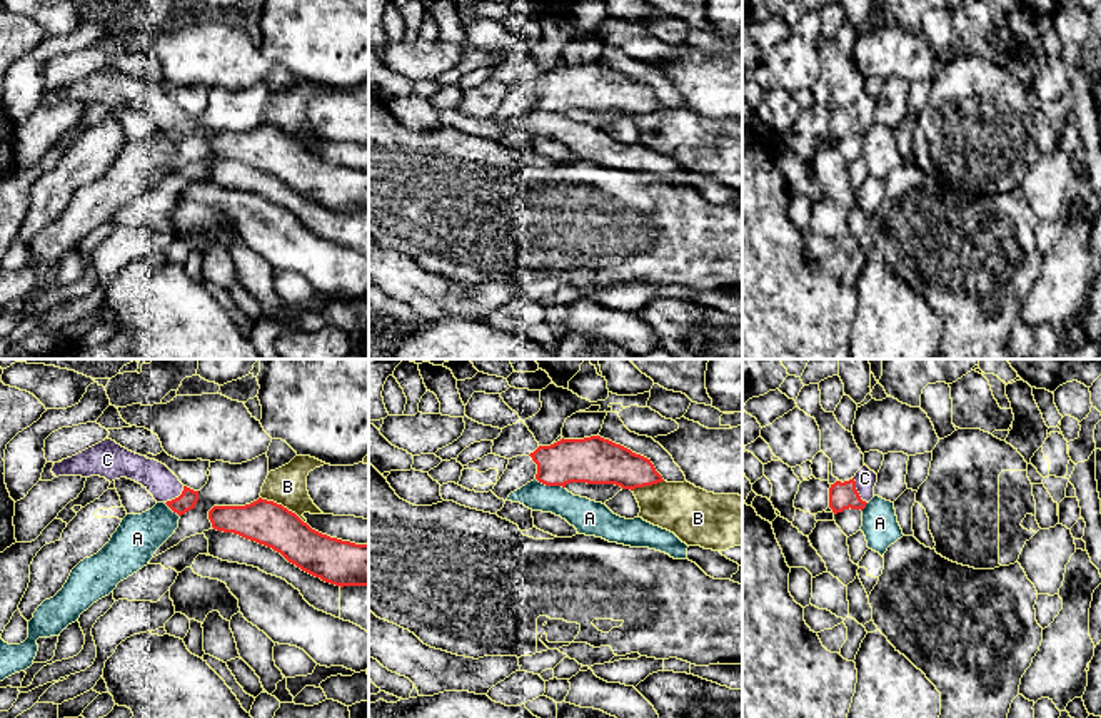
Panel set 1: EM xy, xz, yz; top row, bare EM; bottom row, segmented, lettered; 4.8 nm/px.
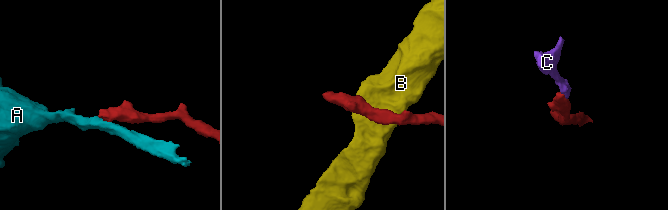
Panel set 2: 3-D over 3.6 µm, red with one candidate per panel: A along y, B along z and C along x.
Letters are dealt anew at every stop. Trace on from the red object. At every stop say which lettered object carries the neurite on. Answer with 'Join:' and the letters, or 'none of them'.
Join: C

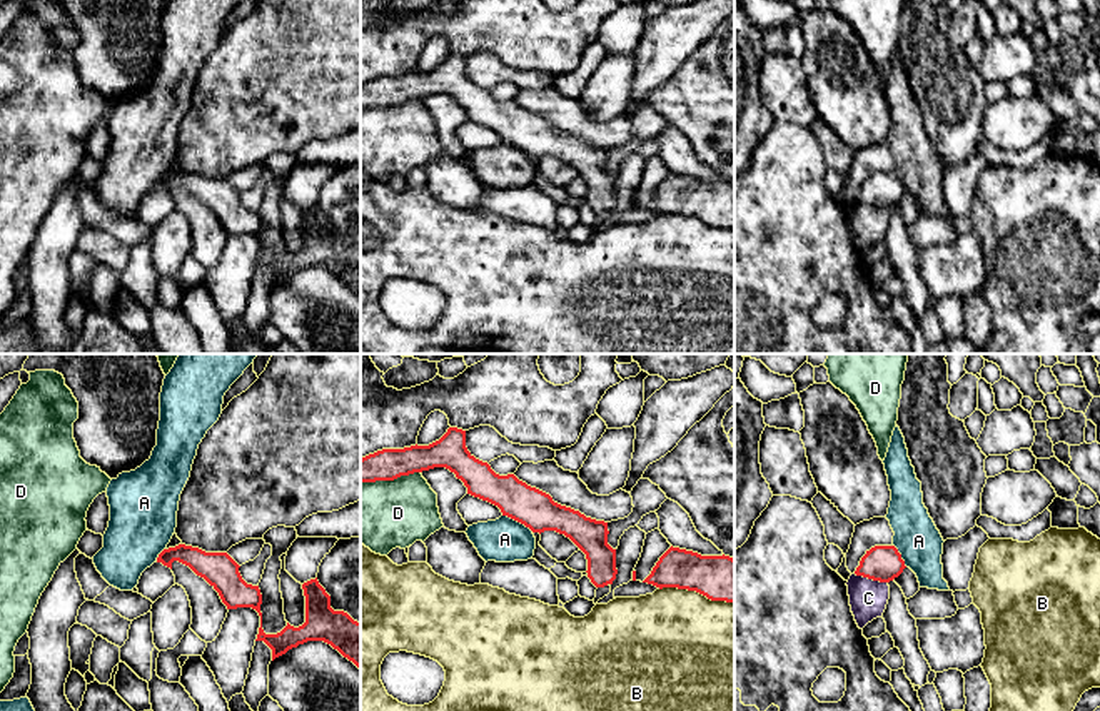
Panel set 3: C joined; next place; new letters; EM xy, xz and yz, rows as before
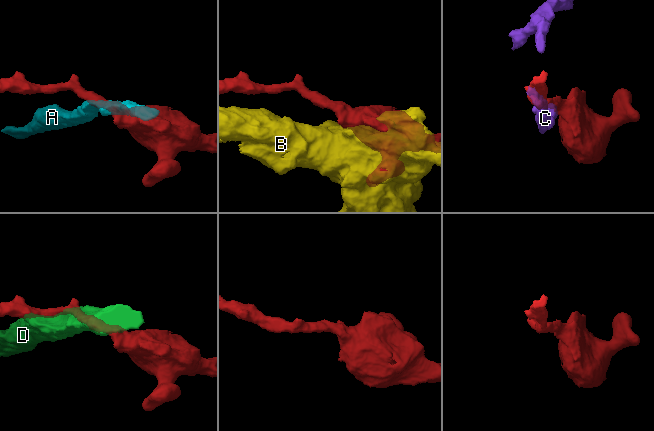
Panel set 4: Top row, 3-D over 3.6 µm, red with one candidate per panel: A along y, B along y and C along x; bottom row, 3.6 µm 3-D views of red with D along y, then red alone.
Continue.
Join: none of them

